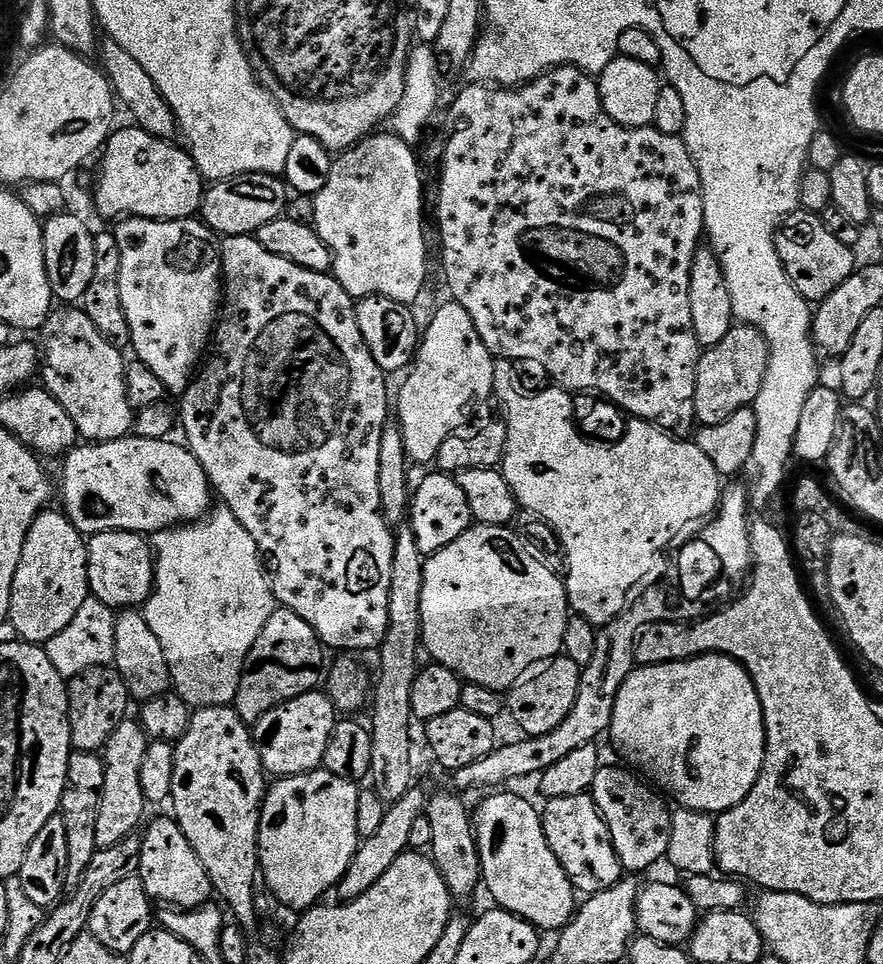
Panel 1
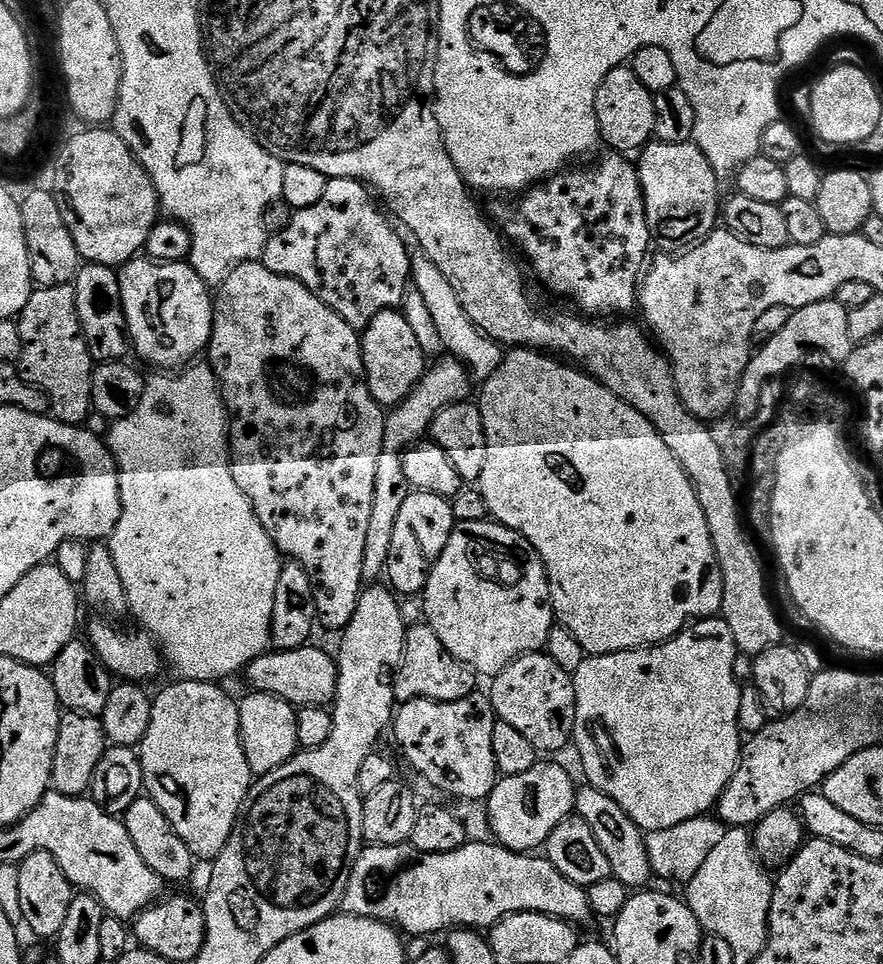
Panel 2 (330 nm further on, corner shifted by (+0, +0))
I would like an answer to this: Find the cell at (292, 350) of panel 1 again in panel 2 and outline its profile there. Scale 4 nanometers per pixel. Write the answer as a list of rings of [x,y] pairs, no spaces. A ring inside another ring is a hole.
[[[262,262],[239,264],[230,275],[218,285],[212,306],[212,340],[206,349],[206,360],[214,369],[220,382],[220,393],[228,408],[228,455],[232,462],[234,482],[242,489],[242,494],[250,498],[258,522],[270,534],[274,546],[281,557],[298,563],[310,574],[312,584],[316,587],[316,615],[319,623],[336,630],[344,629],[354,618],[356,604],[360,600],[362,585],[362,557],[366,551],[366,533],[370,527],[370,510],[374,510],[374,478],[378,478],[378,458],[384,449],[385,409],[370,394],[368,381],[364,379],[364,359],[360,349],[361,333],[351,328],[326,302],[322,302],[302,282],[274,274]]]

